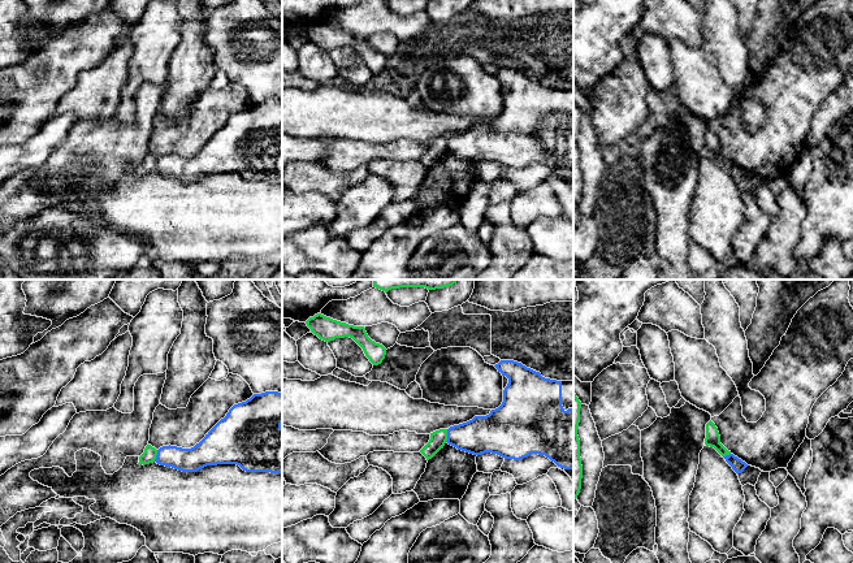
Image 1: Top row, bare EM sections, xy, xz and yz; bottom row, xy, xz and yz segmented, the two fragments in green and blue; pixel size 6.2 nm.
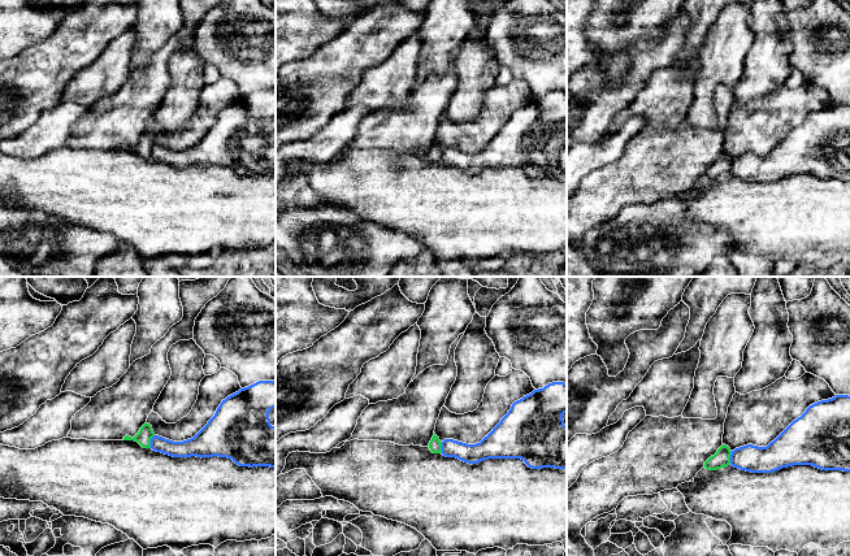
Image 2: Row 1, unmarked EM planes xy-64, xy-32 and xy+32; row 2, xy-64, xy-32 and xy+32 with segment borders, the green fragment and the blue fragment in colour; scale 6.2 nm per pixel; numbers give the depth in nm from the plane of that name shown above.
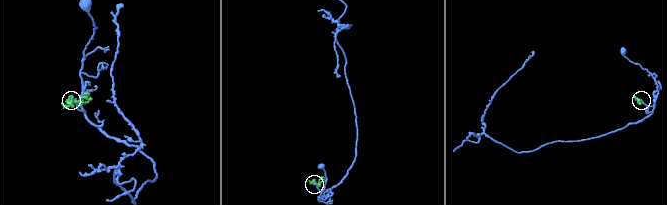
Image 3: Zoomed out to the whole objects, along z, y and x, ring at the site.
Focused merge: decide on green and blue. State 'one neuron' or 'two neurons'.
two neurons

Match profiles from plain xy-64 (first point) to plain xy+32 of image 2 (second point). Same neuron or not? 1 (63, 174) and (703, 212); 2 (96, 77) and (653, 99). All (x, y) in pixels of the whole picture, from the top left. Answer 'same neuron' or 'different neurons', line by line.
1: same neuron
2: same neuron

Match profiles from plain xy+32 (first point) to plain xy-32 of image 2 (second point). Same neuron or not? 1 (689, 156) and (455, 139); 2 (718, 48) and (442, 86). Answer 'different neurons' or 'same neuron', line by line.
1: different neurons
2: different neurons

